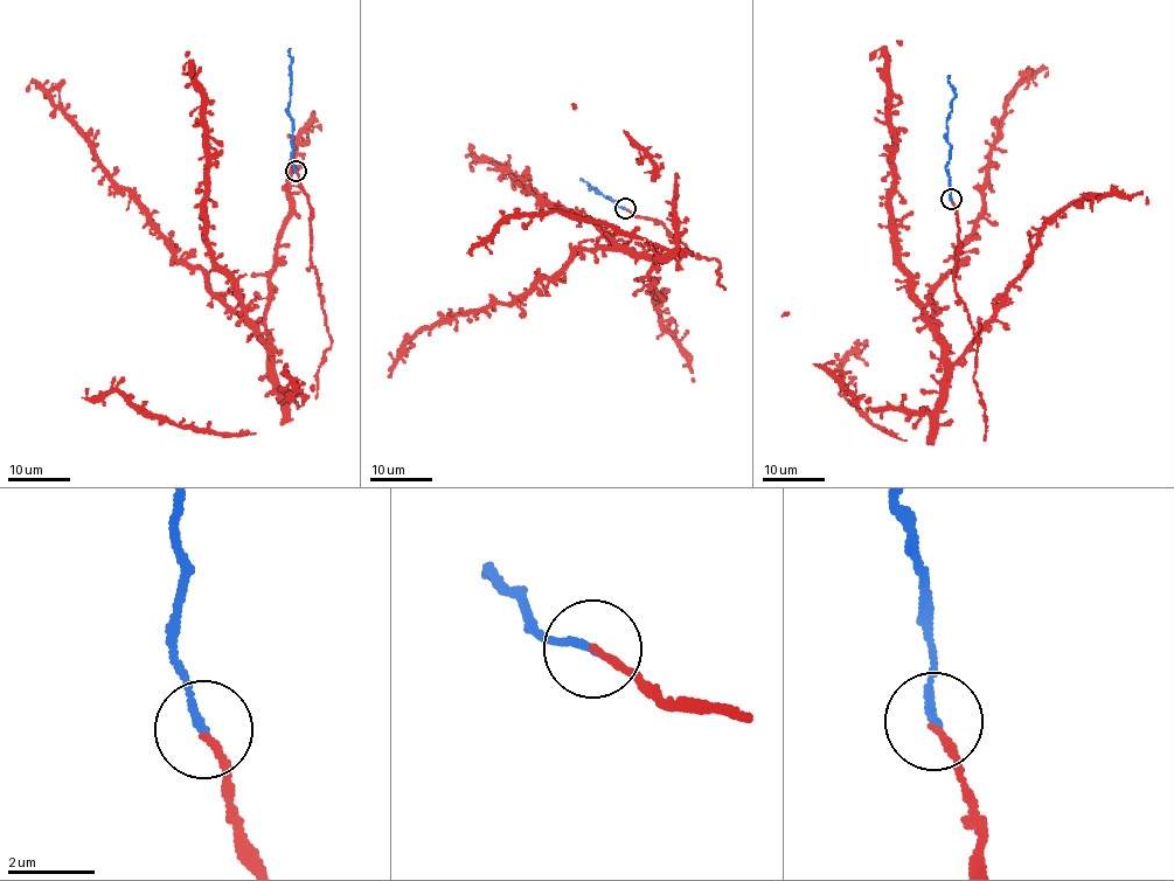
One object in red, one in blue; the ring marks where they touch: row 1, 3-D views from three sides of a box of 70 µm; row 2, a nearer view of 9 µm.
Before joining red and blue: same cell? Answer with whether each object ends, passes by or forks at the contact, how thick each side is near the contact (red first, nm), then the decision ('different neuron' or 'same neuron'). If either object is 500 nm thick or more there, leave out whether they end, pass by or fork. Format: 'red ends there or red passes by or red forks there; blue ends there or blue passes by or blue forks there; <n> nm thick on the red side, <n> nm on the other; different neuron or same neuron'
red ends there; blue ends there; 170 nm thick on the red side, 180 nm on the other; same neuron

